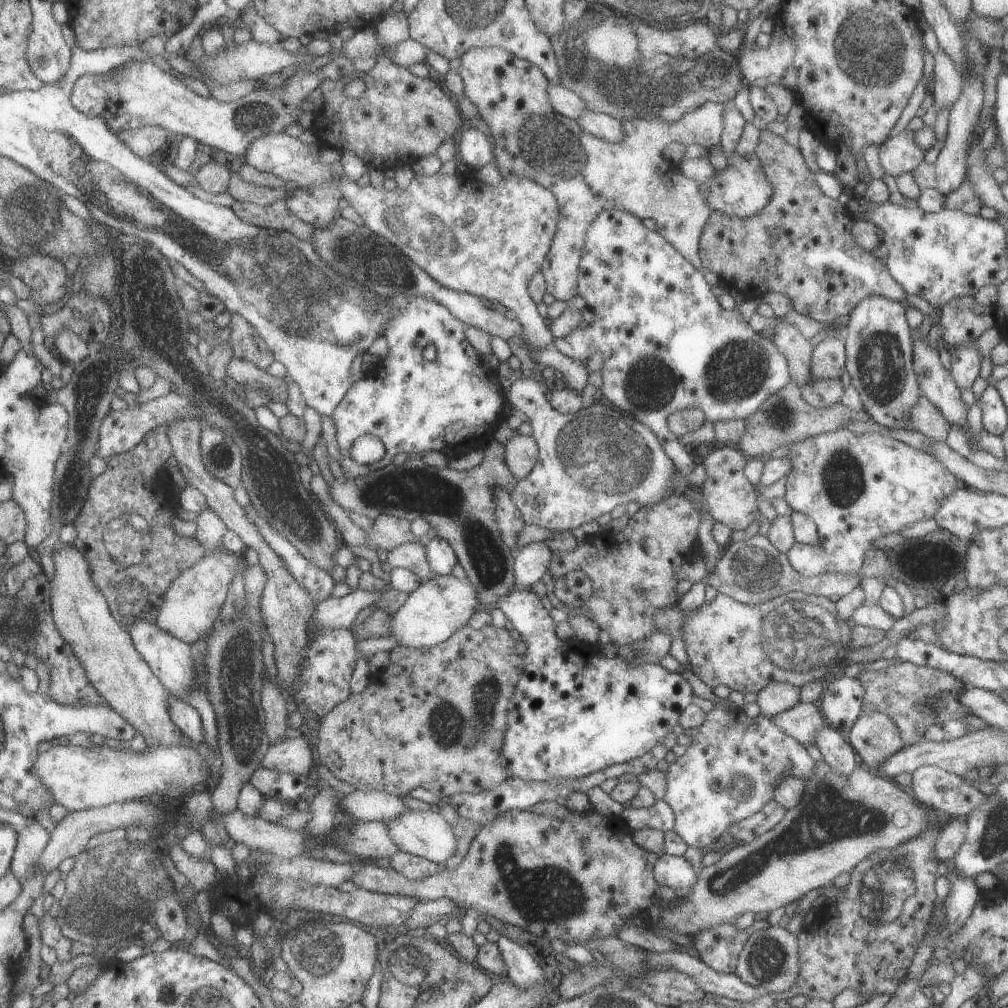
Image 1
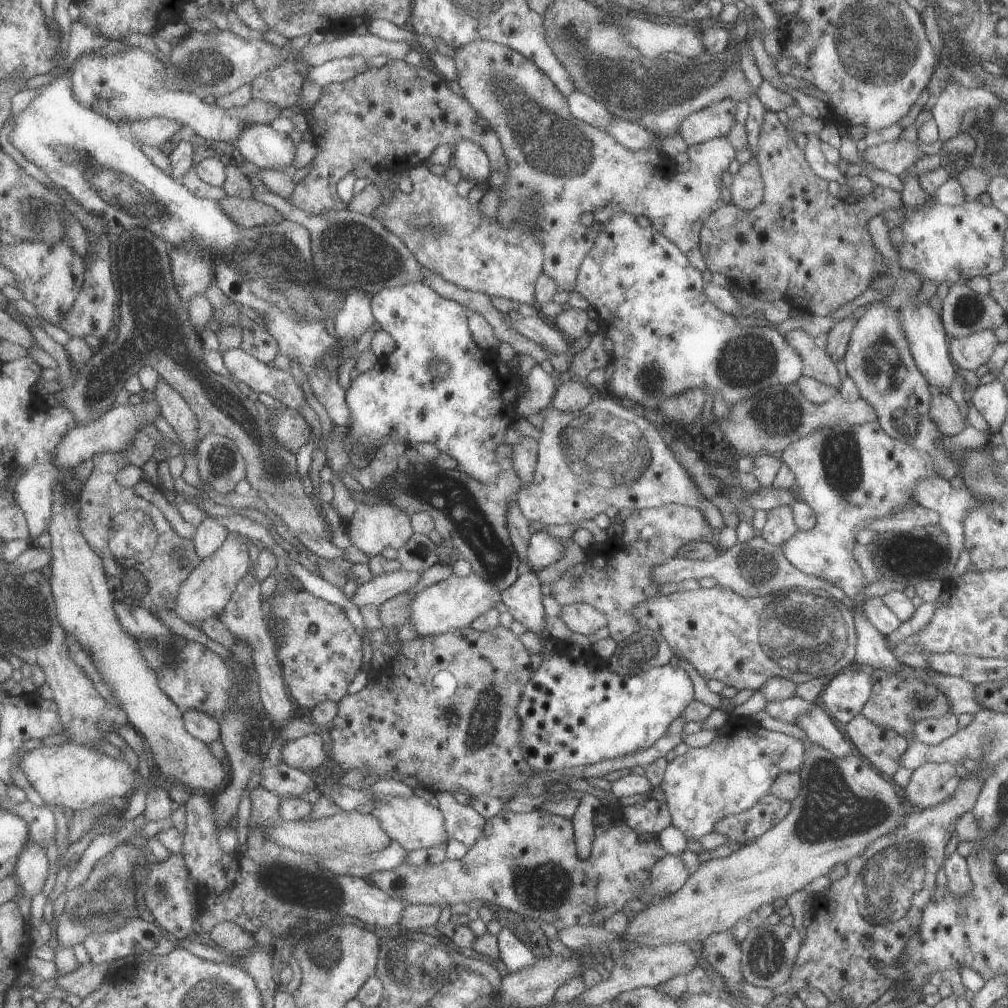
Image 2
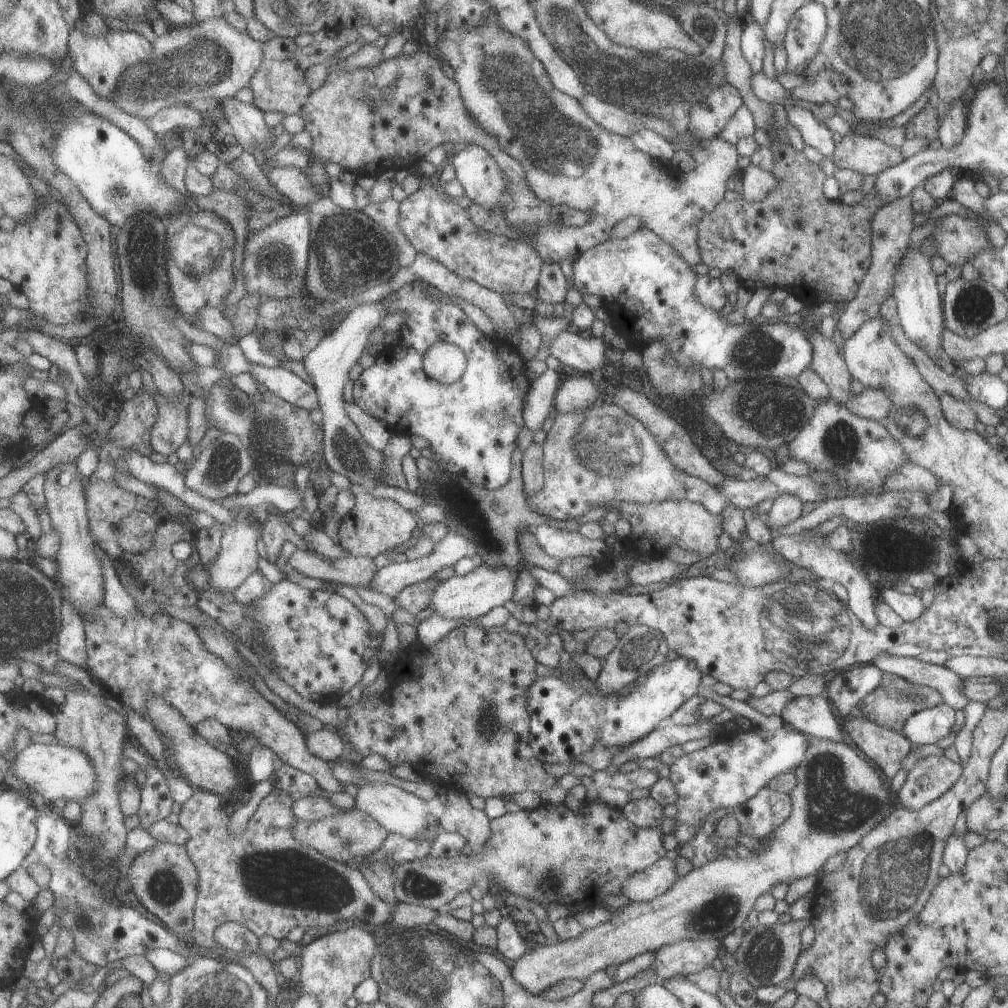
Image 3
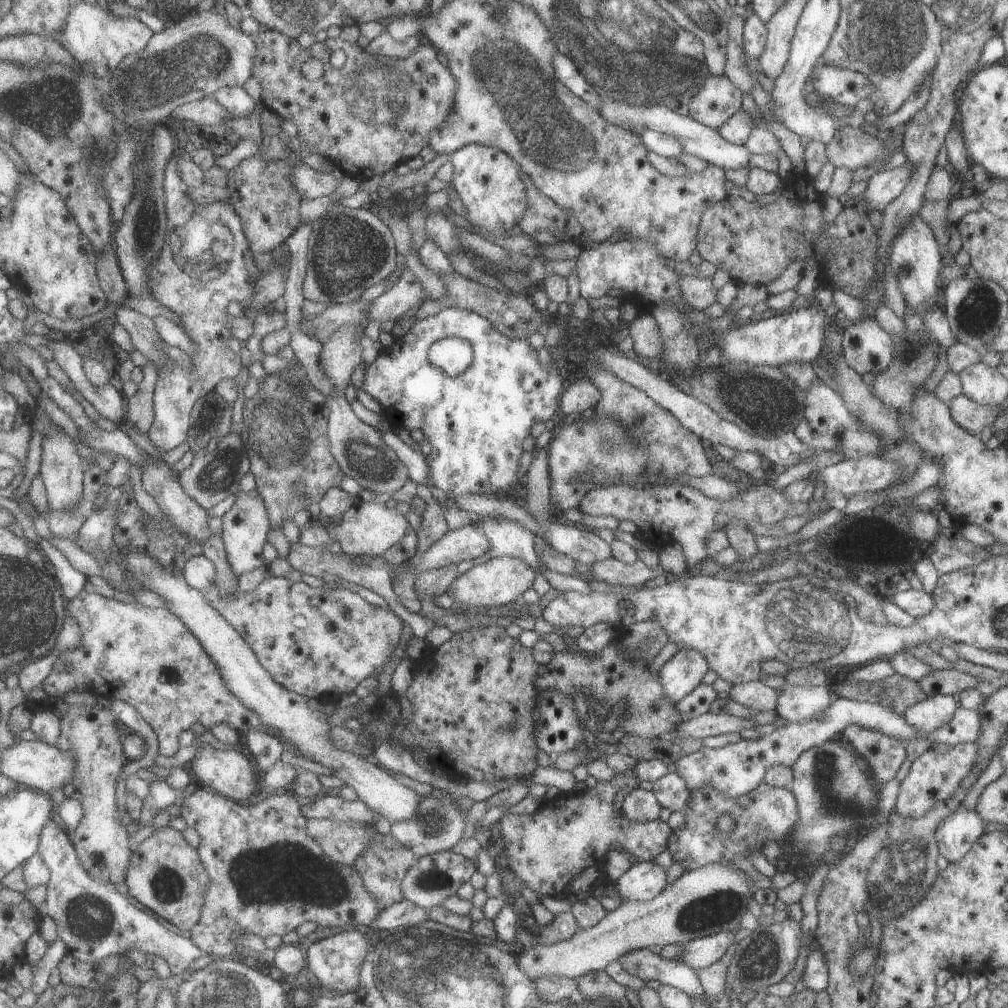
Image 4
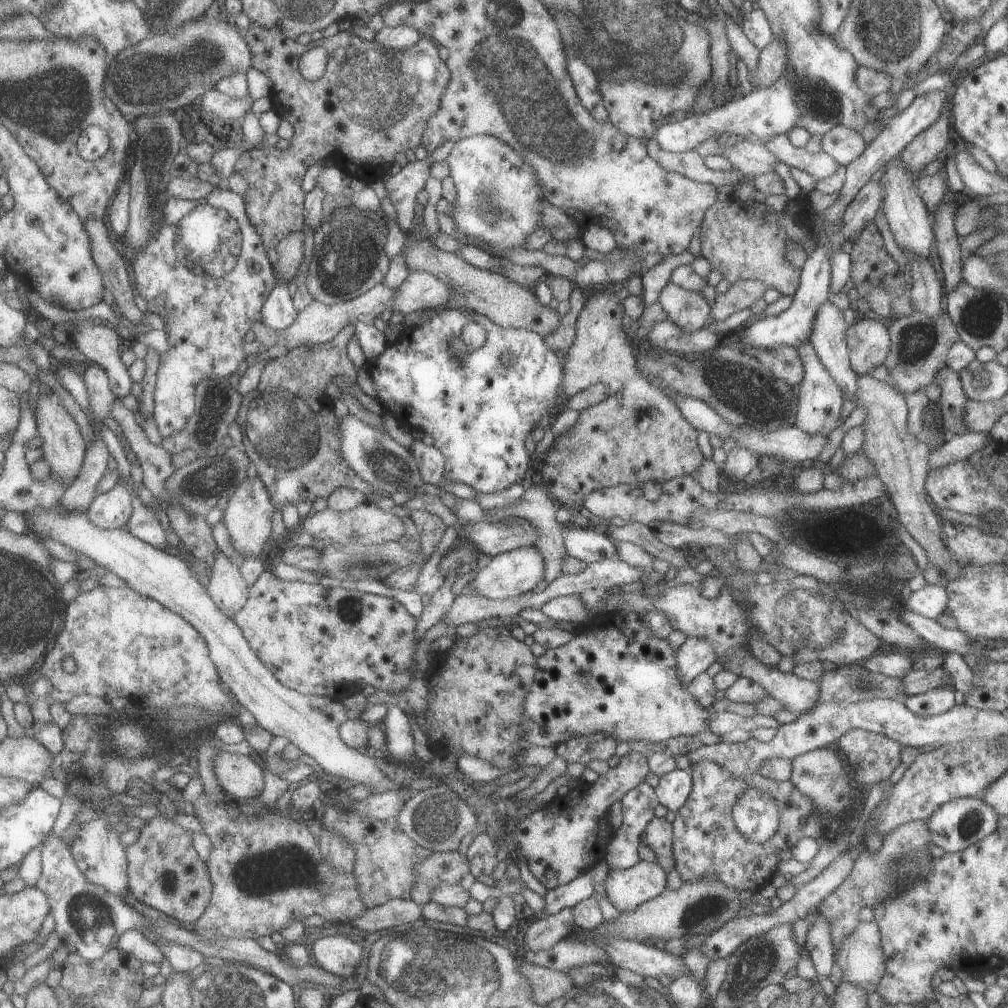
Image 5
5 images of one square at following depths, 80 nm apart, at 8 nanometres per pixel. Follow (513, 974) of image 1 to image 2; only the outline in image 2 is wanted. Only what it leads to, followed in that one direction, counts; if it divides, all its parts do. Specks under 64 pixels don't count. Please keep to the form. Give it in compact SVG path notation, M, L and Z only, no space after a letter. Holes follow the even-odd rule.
M502 927L497 937L499 958L504 962L507 971L521 971L523 968L533 965L536 960L534 954L508 927Z

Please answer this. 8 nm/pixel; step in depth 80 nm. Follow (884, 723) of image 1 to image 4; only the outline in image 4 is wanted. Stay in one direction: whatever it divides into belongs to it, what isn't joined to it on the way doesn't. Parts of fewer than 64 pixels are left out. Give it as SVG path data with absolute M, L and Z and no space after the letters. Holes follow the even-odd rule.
M848 725L841 737L862 753L864 762L873 768L880 786L897 776L907 758L905 741L866 727Z

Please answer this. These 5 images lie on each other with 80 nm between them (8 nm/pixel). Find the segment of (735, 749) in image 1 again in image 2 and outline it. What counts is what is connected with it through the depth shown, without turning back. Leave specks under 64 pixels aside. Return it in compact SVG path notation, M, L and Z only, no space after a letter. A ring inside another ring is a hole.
M731 713L725 724L716 730L716 737L710 744L678 755L669 762L660 782L660 786L665 789L671 824L682 831L688 840L713 832L713 828L725 819L725 816L749 810L762 795L770 792L782 774L800 770L808 759L805 744L798 738L768 730L748 716L736 716Z

